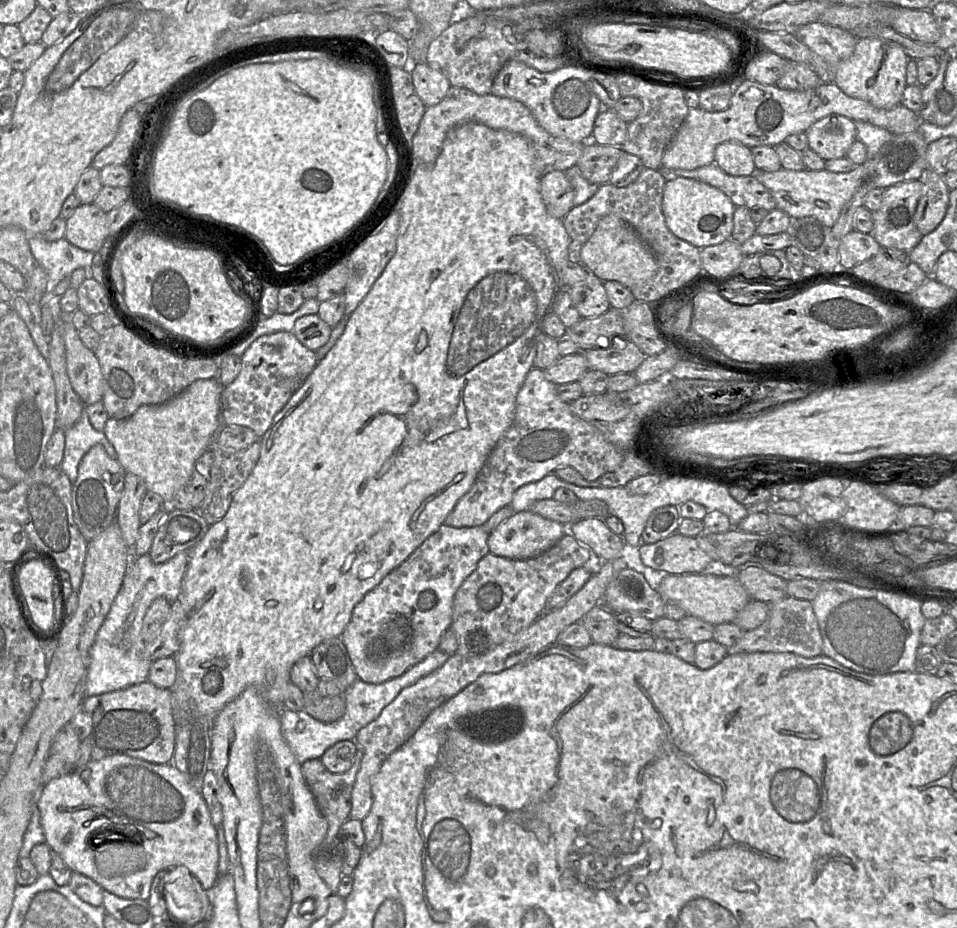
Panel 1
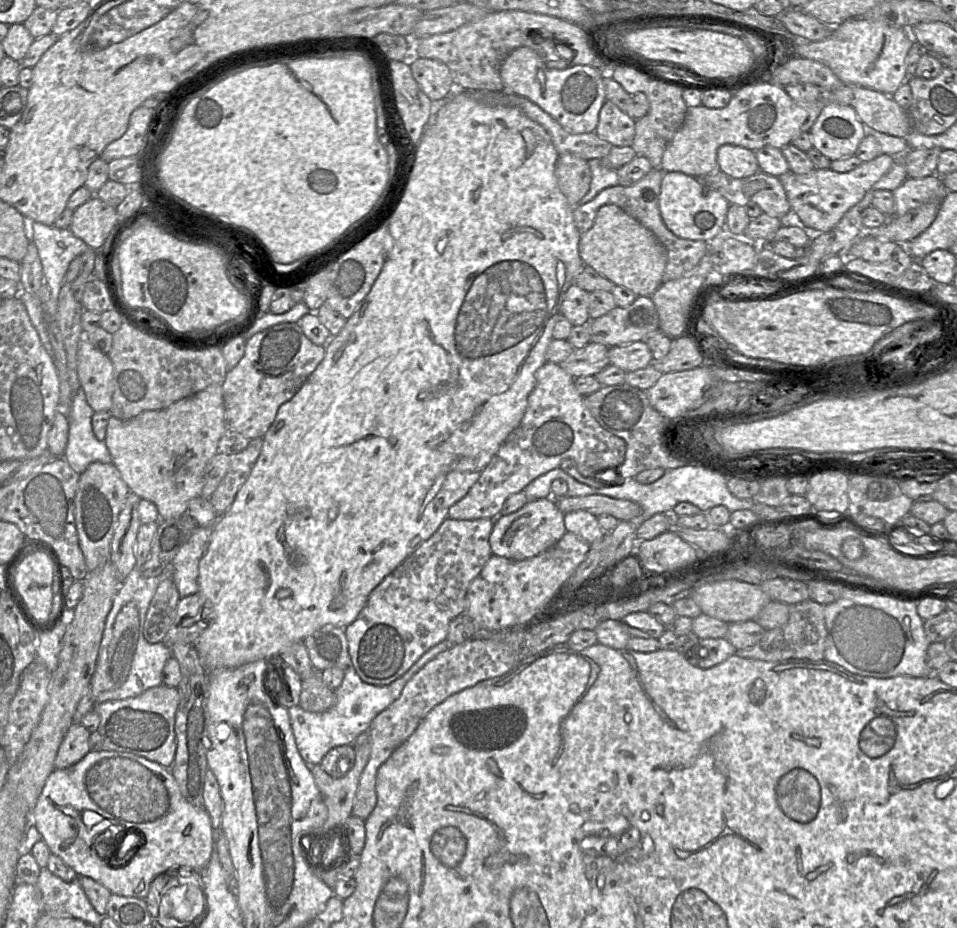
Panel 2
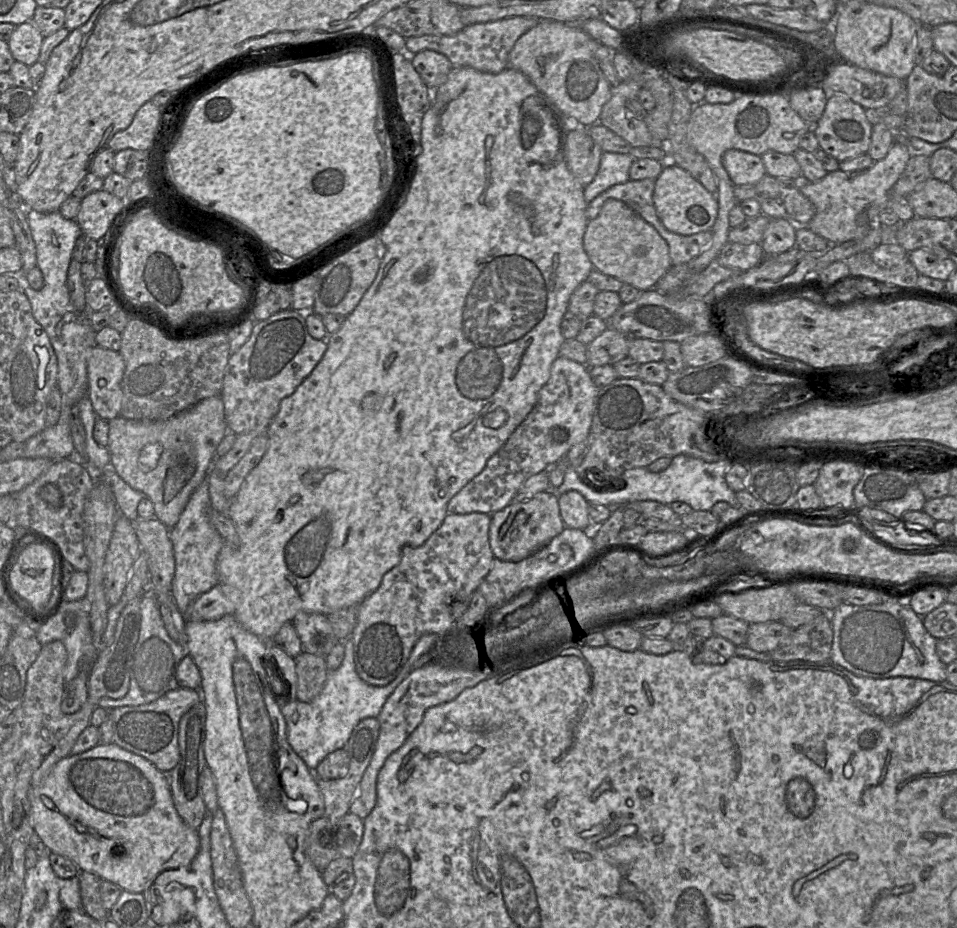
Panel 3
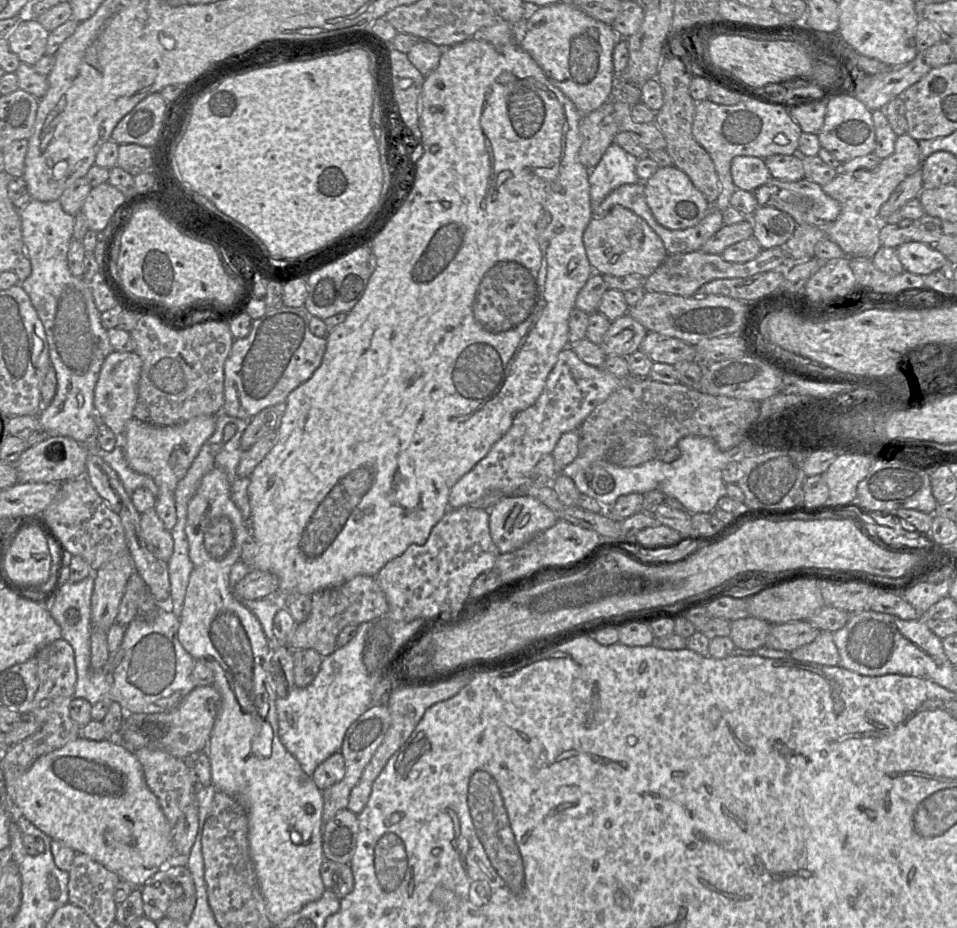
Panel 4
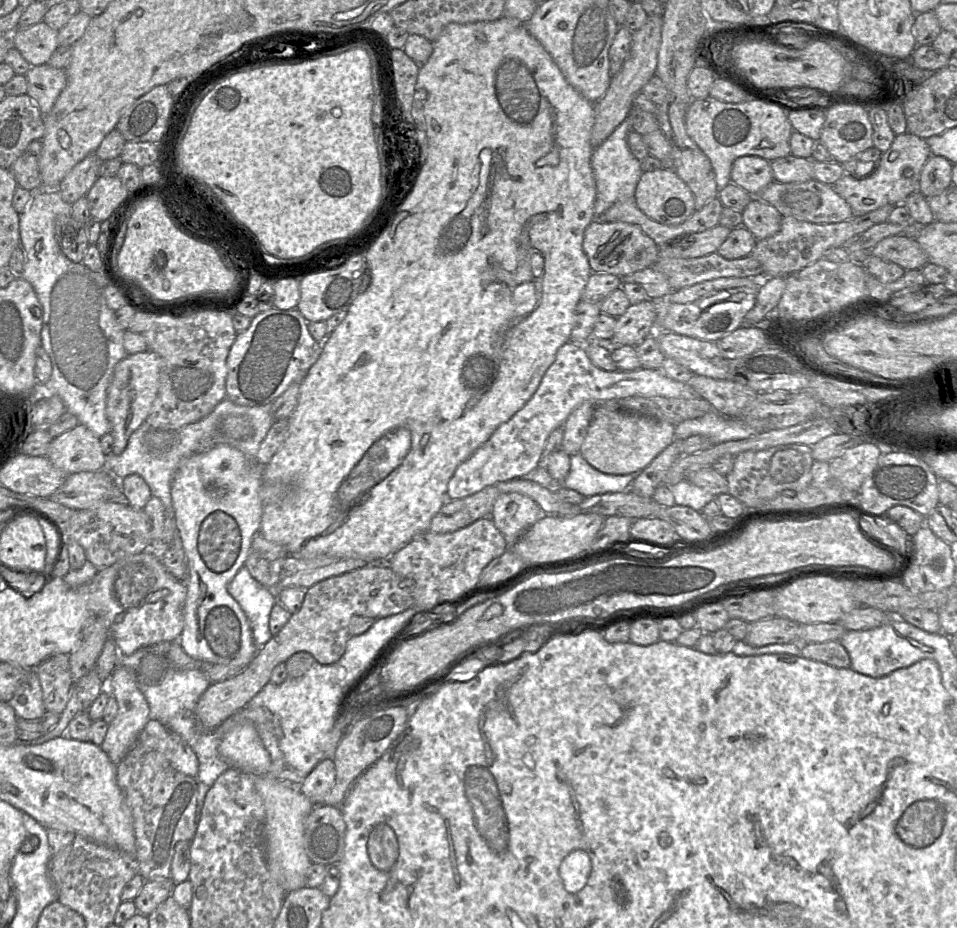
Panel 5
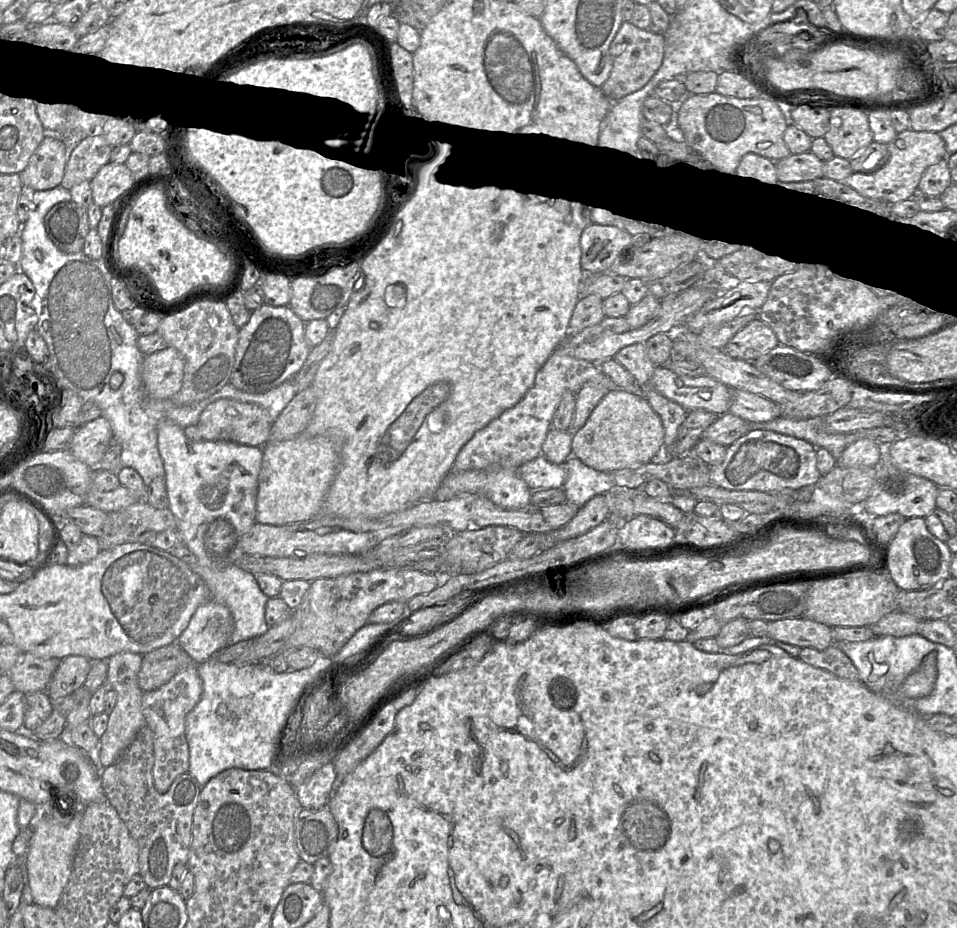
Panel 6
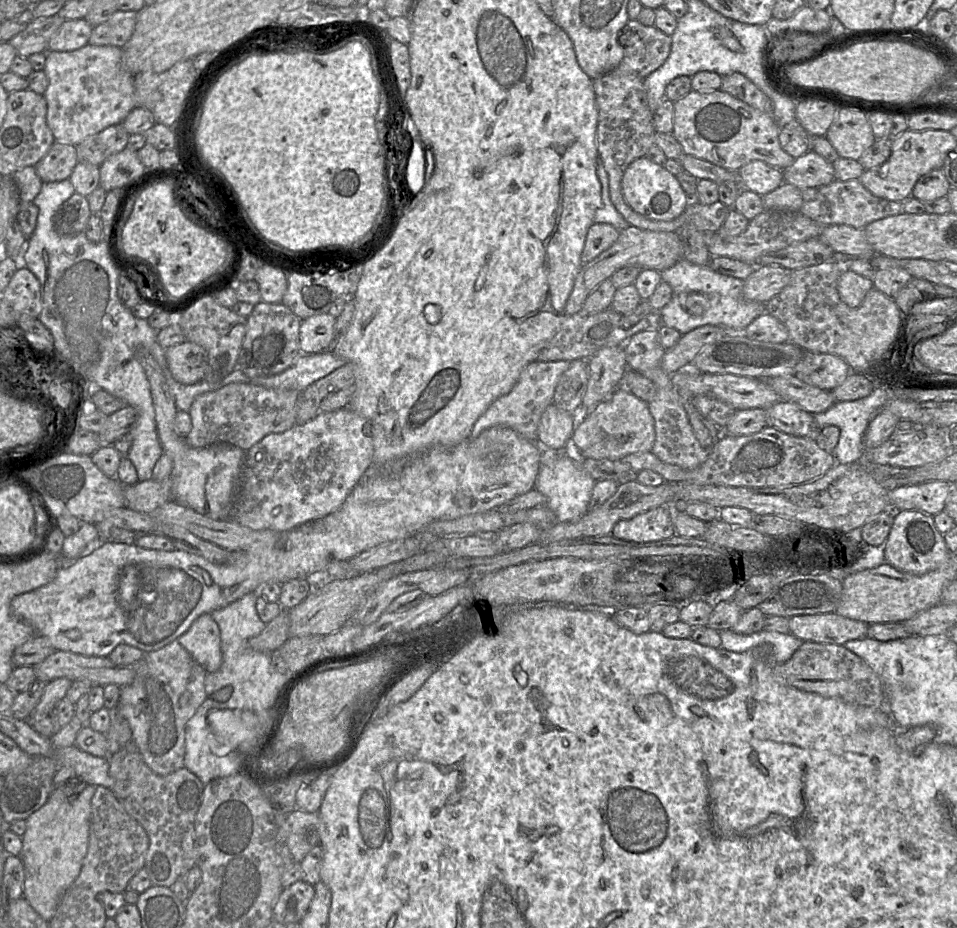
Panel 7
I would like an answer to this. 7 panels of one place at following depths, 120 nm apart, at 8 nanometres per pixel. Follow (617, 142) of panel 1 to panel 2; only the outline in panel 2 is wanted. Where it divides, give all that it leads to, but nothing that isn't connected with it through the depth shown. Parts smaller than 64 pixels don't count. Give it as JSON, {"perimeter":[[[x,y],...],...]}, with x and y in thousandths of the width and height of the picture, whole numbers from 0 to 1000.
{"perimeter":[[[633,108],[627,119],[622,143],[642,158],[659,157],[664,147],[664,131],[642,111]]]}

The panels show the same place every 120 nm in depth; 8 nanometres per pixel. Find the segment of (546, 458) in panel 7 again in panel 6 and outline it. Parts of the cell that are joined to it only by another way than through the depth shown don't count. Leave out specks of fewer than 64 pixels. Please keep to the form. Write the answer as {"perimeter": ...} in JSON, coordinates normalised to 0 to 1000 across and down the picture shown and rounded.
{"perimeter":[[[567,489],[552,497],[540,505],[540,511],[550,519],[556,530],[582,526],[591,533],[591,542],[609,546],[623,533],[632,533],[643,526],[643,519],[636,509],[622,506],[601,491],[595,492],[586,500],[574,498]]]}

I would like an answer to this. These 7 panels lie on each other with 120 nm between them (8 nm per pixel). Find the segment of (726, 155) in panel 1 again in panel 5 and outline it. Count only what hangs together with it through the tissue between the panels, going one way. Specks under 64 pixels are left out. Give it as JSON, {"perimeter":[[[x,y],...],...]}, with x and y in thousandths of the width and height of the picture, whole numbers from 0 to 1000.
{"perimeter":[[[788,167],[768,171],[764,181],[764,196],[776,203],[786,211],[792,209],[809,195],[805,175]]]}

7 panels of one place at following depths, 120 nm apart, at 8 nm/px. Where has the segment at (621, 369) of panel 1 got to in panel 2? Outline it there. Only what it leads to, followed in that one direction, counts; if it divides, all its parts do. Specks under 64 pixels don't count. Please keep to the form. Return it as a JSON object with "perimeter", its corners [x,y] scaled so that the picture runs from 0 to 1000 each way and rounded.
{"perimeter":[[[665,367],[651,373],[636,374],[637,393],[642,393],[654,402],[677,395],[682,385],[673,367]]]}

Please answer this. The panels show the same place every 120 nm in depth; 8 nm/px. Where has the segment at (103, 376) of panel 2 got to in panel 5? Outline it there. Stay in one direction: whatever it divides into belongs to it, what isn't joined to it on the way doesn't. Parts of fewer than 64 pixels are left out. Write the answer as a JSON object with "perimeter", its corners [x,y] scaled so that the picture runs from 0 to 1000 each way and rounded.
{"perimeter":[[[159,378],[134,383],[120,394],[111,430],[111,447],[119,472],[118,490],[129,488],[138,467],[153,454],[164,427],[167,398],[168,387]]]}

